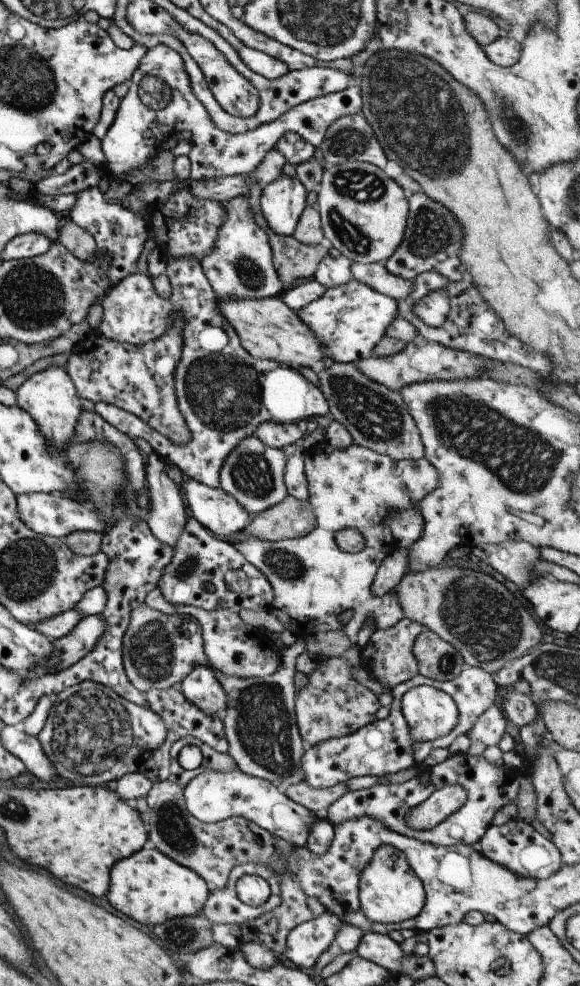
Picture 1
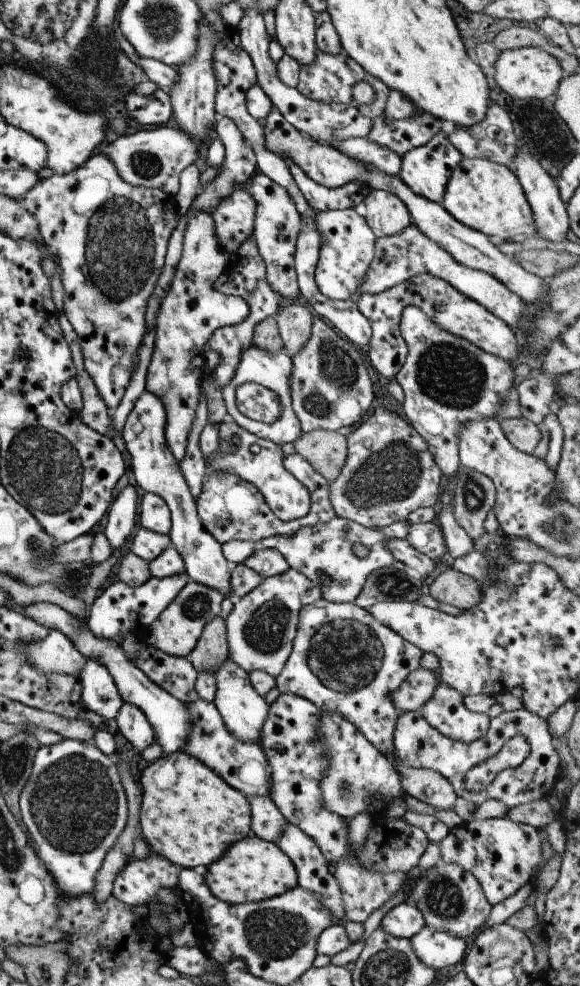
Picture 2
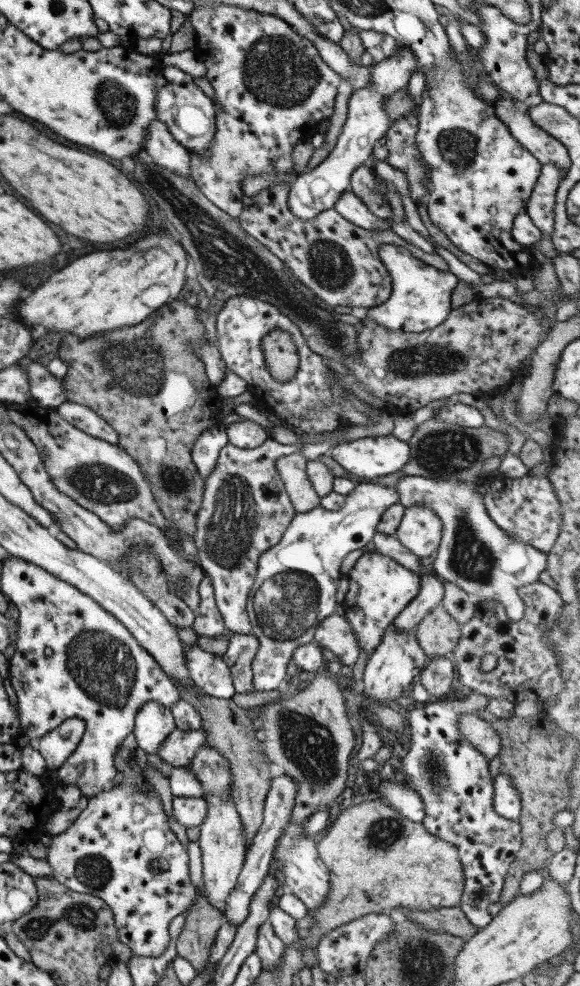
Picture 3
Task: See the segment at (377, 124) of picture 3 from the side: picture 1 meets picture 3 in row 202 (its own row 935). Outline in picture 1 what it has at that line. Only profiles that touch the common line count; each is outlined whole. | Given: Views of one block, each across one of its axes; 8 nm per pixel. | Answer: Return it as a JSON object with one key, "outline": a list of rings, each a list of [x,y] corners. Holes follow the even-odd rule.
{"outline":[[[331,913],[303,922],[286,937],[283,961],[294,968],[312,969],[319,956],[329,948],[342,921]]]}

